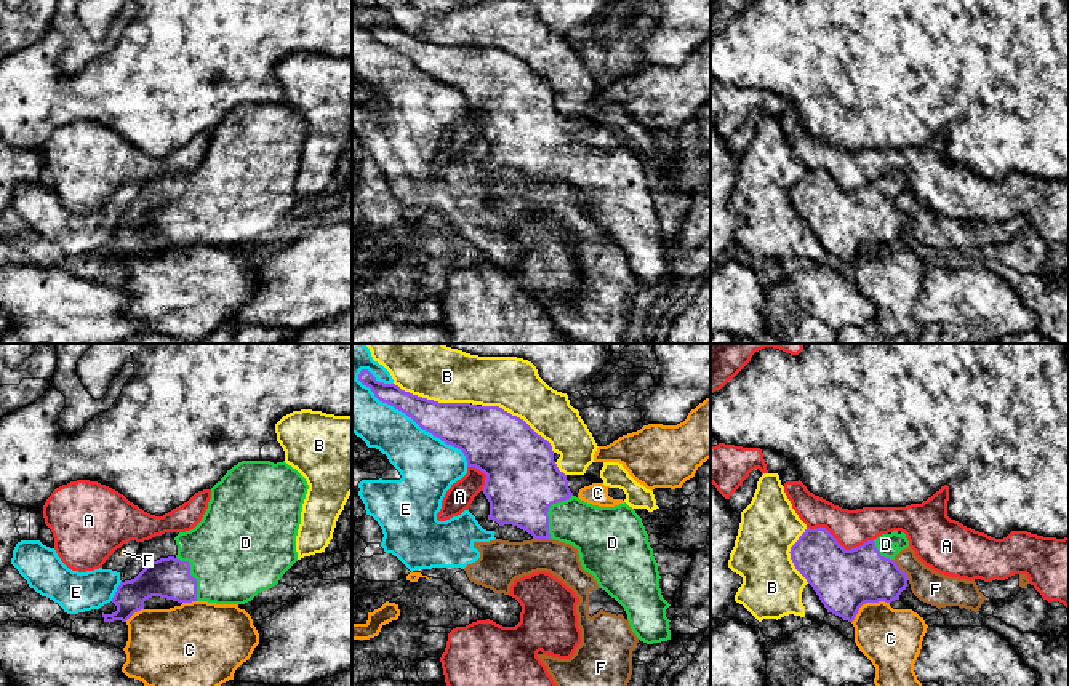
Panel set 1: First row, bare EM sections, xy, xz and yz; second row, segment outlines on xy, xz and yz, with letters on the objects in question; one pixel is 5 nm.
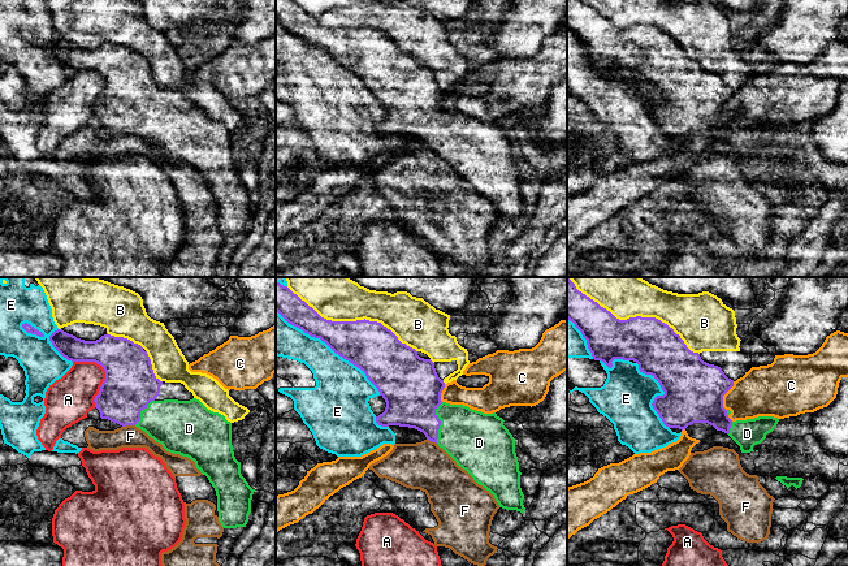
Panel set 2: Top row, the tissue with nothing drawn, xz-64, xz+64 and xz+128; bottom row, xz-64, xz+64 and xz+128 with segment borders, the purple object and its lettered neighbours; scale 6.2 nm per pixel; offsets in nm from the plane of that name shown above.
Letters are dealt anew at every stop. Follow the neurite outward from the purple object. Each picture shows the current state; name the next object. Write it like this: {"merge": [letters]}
{"merge": ["D"]}

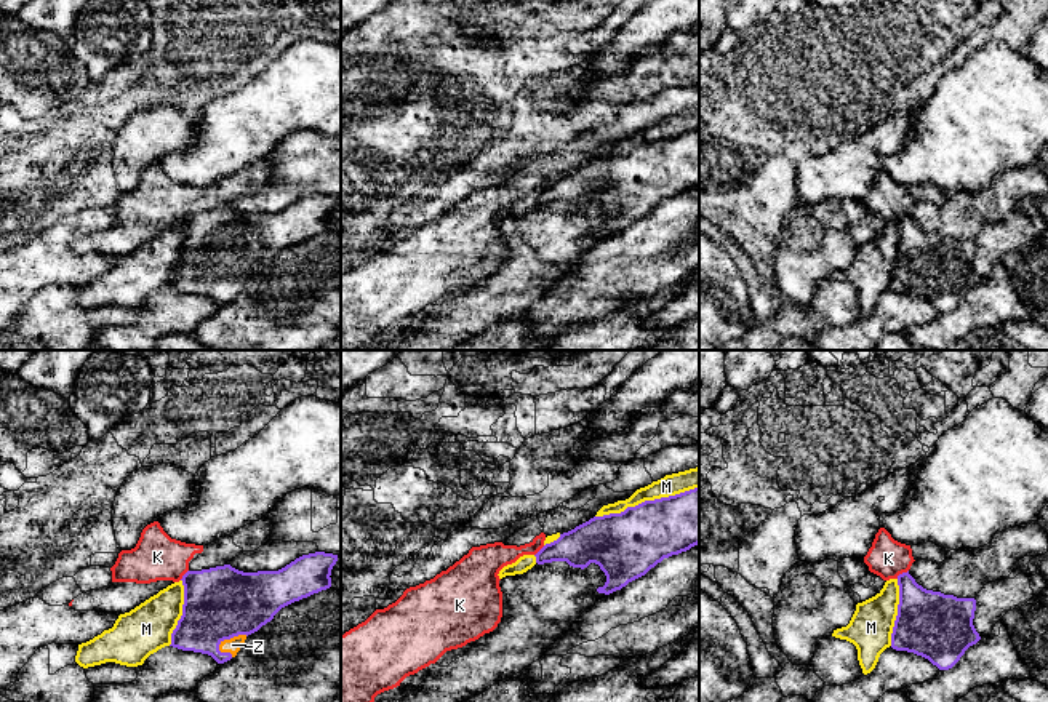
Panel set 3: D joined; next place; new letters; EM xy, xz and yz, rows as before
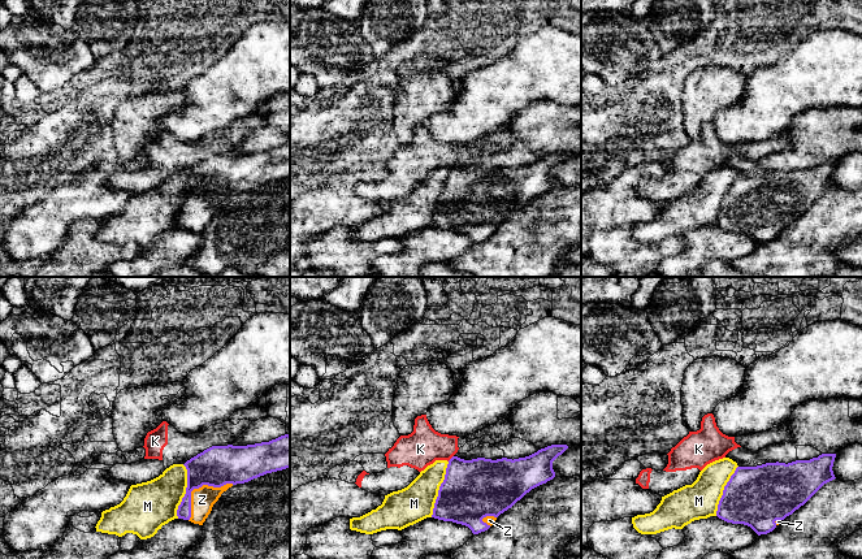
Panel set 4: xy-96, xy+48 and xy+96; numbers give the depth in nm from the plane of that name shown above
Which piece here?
{"merge": ["Z"]}

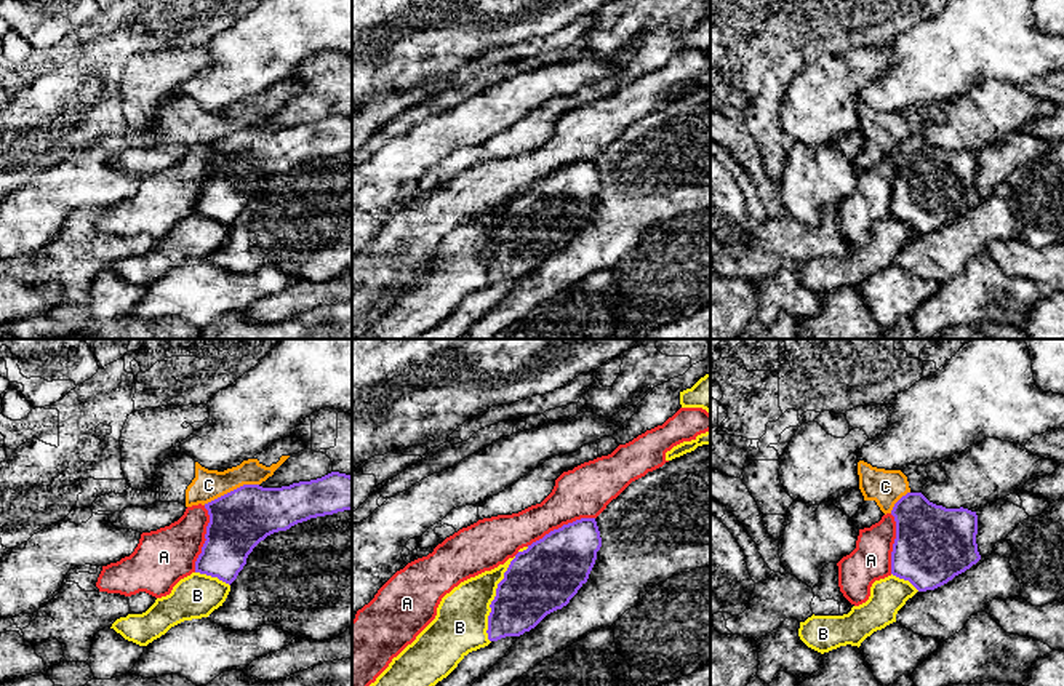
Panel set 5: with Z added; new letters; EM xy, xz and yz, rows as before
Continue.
{"merge": []}

